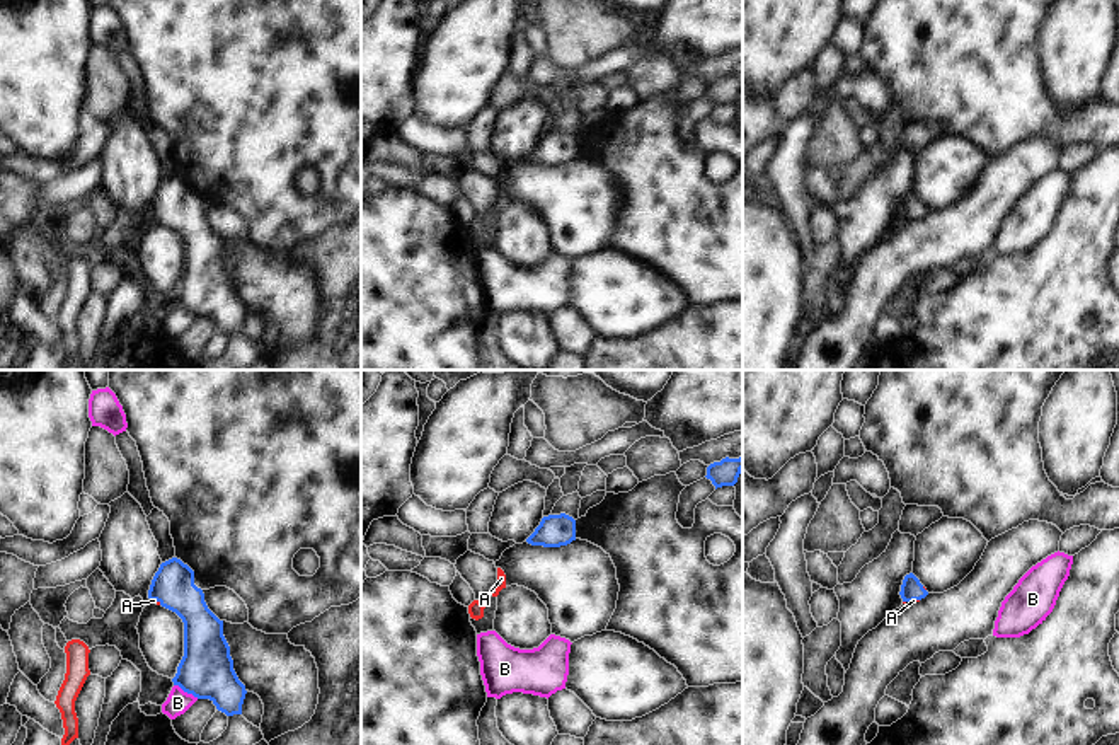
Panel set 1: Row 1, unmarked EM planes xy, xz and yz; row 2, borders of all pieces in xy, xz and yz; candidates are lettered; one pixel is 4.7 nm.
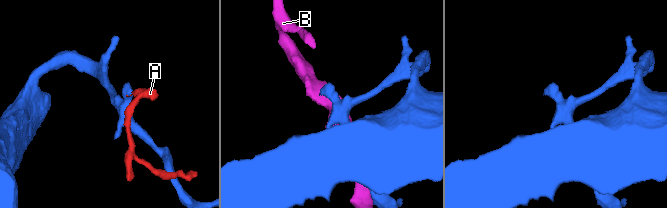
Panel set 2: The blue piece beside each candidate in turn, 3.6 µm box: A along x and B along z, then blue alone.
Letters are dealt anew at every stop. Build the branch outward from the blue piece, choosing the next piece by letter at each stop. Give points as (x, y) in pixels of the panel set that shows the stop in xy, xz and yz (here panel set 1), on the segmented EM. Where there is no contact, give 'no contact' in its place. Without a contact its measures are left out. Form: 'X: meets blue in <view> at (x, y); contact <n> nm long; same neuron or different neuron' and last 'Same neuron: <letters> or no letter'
A: meets blue in xy at (157, 600); contact 50 nm long; same neuron
B: meets blue in xy at (186, 691); contact 140 nm long; different neuron
Same neuron: A

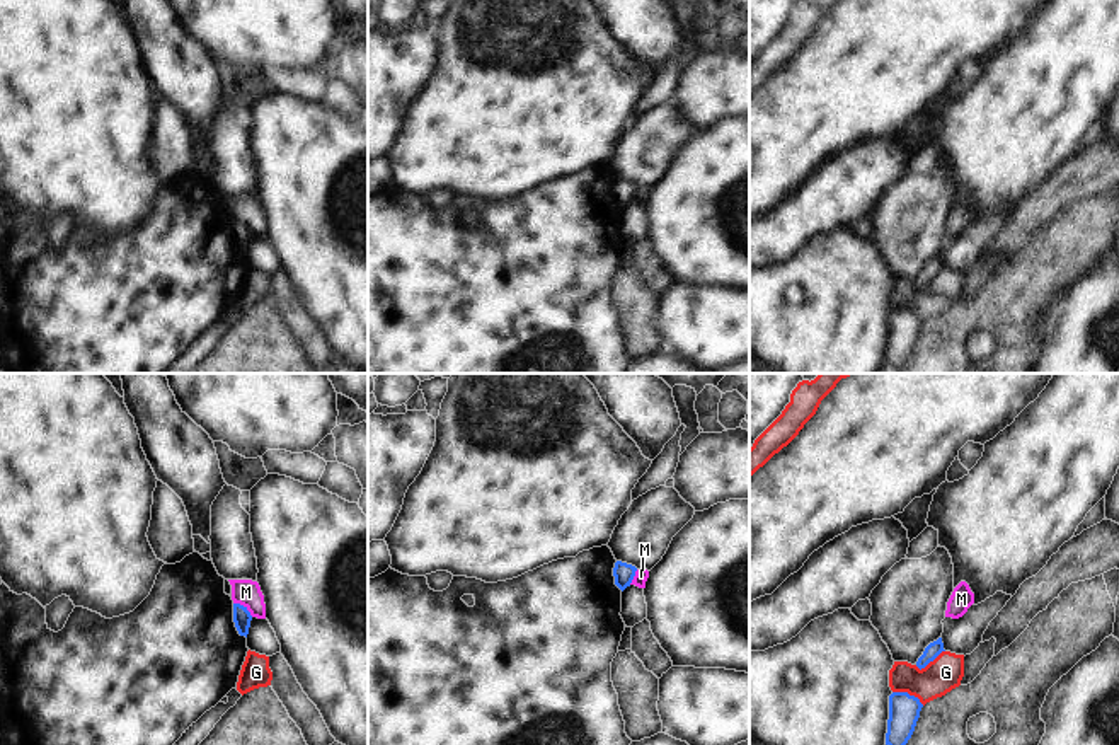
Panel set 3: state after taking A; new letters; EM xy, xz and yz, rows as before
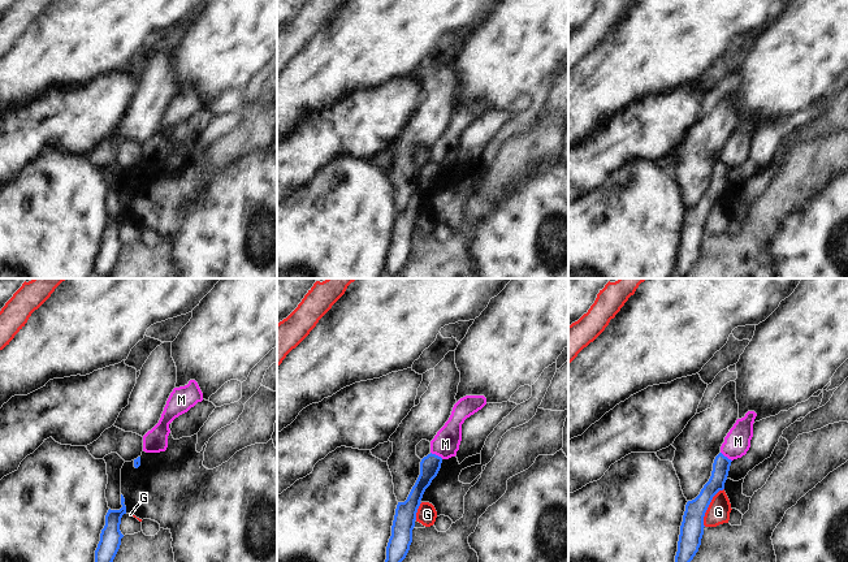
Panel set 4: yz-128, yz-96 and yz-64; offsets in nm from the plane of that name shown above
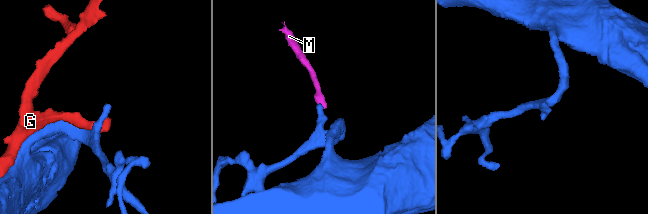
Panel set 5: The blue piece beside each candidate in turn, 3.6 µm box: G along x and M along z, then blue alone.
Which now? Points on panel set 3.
G: meets blue in yz at (906, 693); contact 170 nm long; different neuron
M: meets blue in xy at (244, 607); contact 120 nm long; different neuron
Same neuron: no letter

